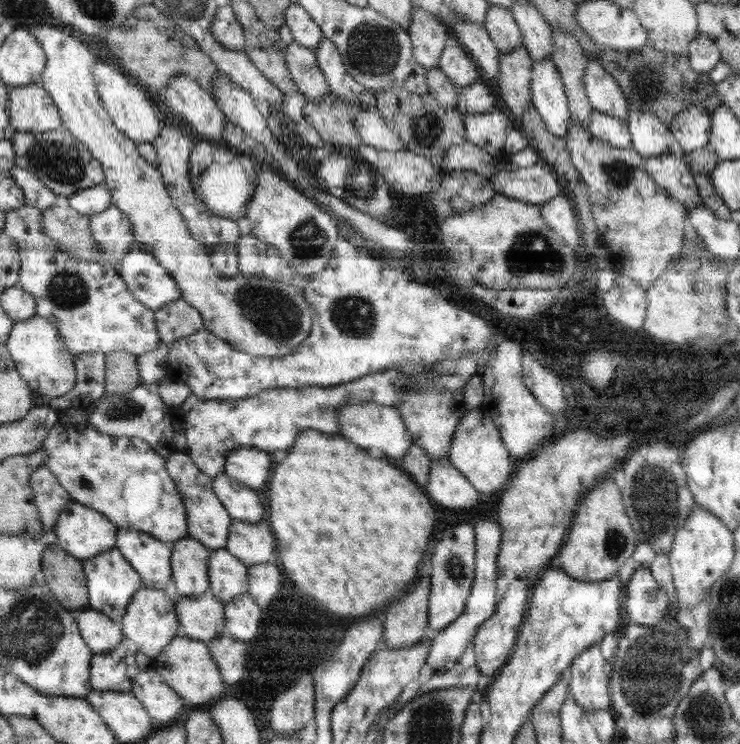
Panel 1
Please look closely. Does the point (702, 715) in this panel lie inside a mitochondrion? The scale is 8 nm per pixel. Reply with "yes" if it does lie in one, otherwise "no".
yes

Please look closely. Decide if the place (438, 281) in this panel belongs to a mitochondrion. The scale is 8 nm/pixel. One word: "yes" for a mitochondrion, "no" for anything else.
no

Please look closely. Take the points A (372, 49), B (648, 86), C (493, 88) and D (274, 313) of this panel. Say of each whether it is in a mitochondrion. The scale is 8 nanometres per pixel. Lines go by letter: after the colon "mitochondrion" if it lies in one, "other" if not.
A: mitochondrion
B: mitochondrion
C: other
D: mitochondrion

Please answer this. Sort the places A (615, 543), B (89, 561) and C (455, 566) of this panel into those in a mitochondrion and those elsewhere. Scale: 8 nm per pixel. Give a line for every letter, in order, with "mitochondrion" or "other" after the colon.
A: mitochondrion
B: other
C: mitochondrion

